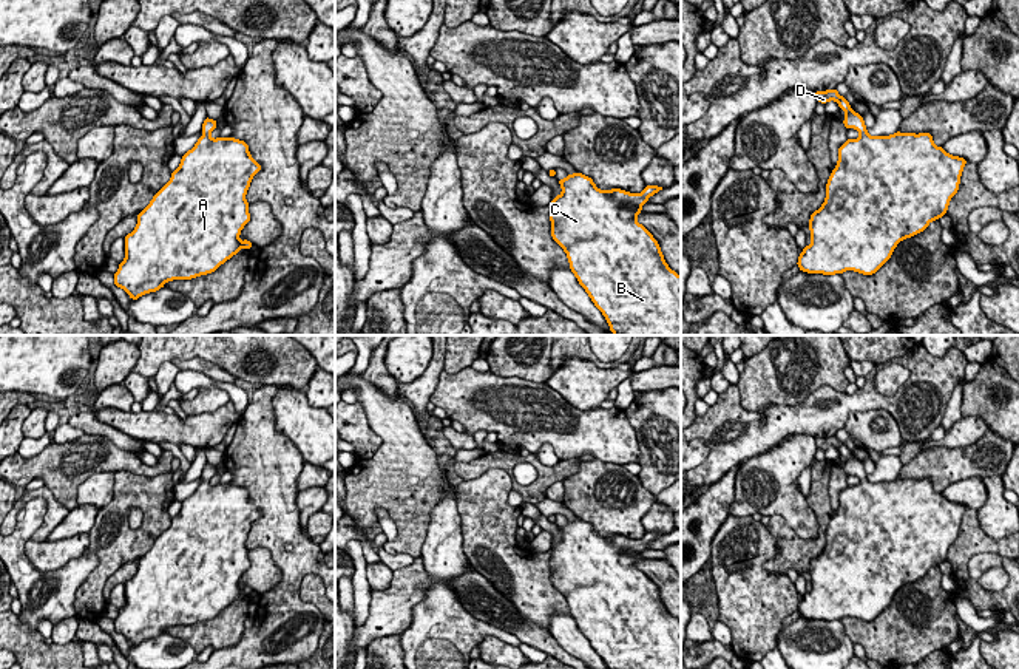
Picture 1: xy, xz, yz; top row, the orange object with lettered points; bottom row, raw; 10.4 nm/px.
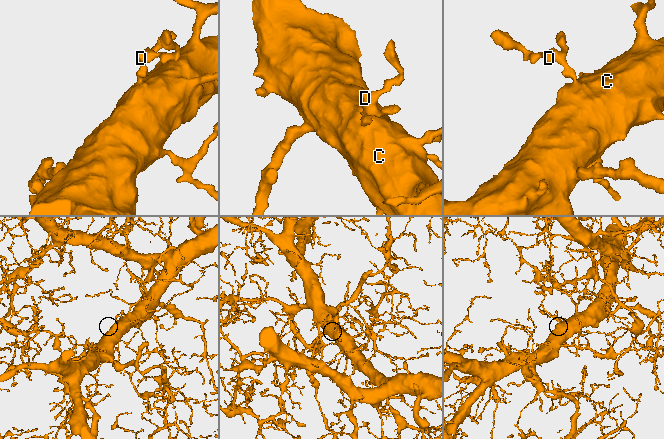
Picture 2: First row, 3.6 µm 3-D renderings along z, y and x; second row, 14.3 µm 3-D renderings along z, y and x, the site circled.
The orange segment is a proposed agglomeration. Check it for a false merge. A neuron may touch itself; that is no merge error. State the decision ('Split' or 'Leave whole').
Leave whole

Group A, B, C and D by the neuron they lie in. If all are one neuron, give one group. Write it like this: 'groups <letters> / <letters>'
groups A B C D

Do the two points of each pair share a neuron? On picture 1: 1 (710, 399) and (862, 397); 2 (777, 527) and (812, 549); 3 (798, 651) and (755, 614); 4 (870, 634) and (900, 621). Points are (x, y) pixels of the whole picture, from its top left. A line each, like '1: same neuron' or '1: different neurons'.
1: different neurons
2: same neuron
3: different neurons
4: same neuron

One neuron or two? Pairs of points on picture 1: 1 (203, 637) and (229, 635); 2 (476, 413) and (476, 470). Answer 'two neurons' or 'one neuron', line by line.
1: one neuron
2: two neurons

